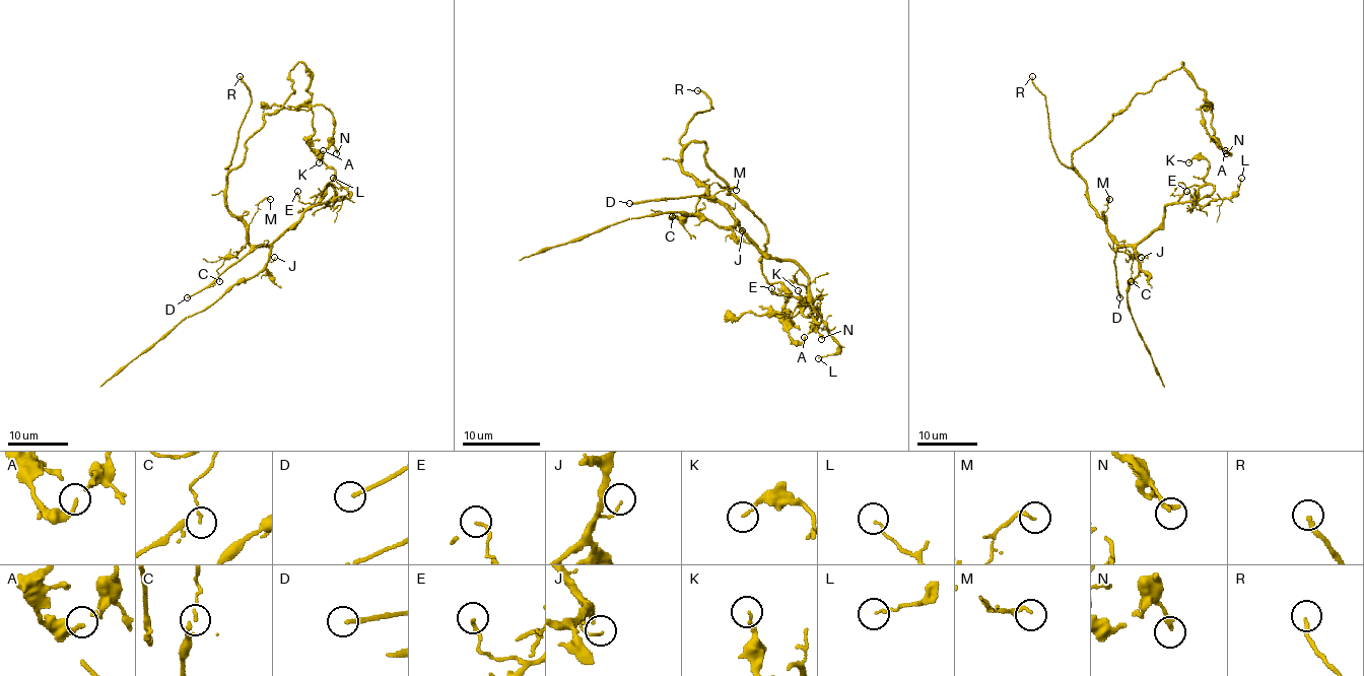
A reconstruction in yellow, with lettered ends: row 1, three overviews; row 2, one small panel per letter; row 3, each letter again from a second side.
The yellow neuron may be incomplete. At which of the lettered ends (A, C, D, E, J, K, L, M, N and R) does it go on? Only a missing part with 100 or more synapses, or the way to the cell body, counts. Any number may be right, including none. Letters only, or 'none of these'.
R

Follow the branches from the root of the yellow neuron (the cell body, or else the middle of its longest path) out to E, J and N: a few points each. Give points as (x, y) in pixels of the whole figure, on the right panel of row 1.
E: (1085, 184), (1118, 245), (1138, 245), (1167, 205), (1214, 188), (1205, 184), (1192, 203), (1186, 191)
J: (1085, 184), (1088, 203), (1104, 221), (1107, 233), (1118, 245), (1129, 245), (1135, 257), (1143, 261), (1141, 257)
N: (1085, 184), (1072, 166), (1073, 153), (1182, 62), (1210, 104), (1201, 108), (1204, 128), (1226, 153)

